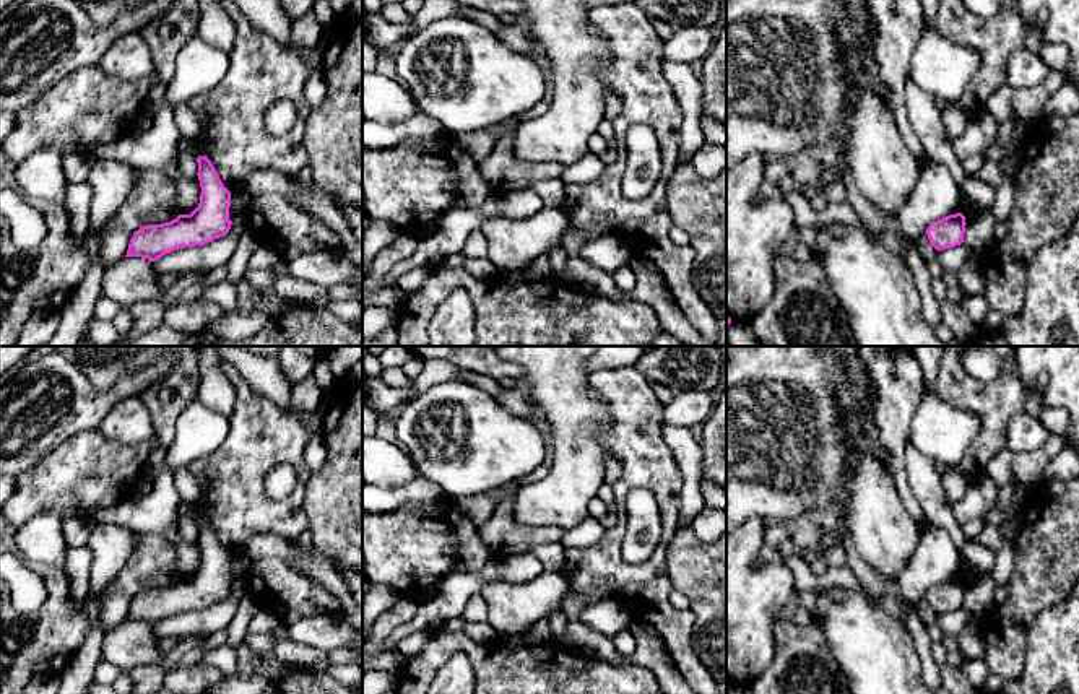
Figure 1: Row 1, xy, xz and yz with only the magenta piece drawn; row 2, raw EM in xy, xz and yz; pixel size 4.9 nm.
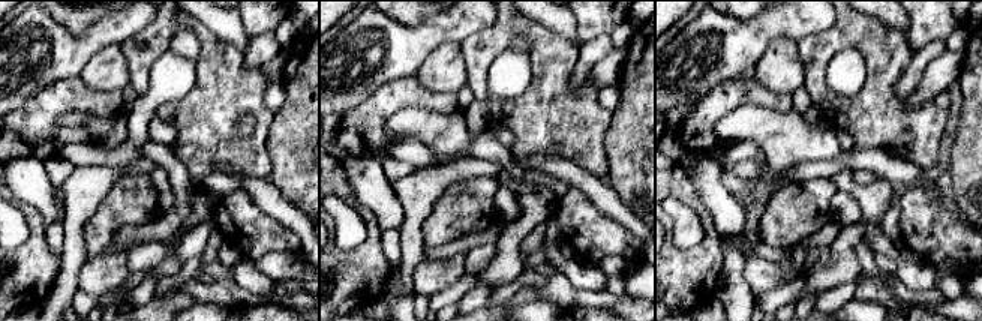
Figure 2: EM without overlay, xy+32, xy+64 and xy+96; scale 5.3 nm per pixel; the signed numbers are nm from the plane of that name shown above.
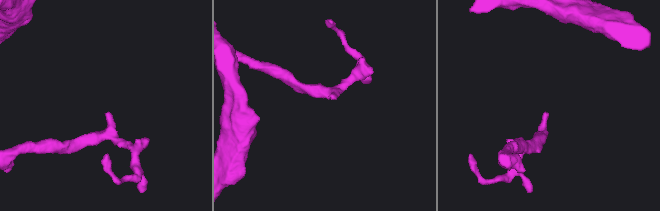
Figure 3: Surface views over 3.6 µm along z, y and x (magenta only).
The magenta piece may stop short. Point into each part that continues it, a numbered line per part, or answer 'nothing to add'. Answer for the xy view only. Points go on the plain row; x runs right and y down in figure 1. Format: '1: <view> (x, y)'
1: xy (184, 507)

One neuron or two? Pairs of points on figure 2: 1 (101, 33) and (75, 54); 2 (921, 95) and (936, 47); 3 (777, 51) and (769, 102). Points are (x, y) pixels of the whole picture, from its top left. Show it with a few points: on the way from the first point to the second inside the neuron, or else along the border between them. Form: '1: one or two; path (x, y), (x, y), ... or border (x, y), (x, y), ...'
1: one; path (95, 38), (81, 48)
2: two; border (946, 48), (927, 66), (921, 81), (912, 92)
3: two; border (754, 78), (775, 92), (787, 92), (790, 95)

